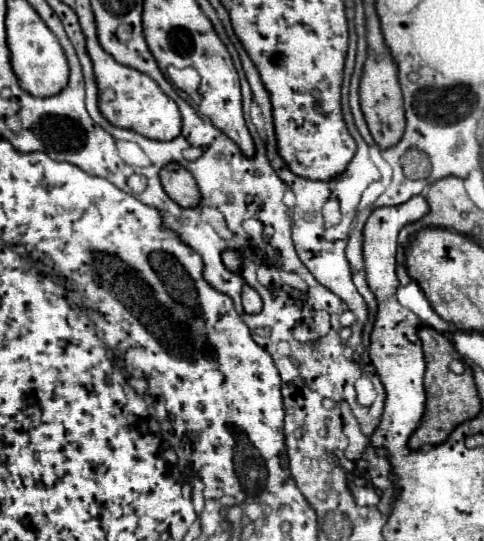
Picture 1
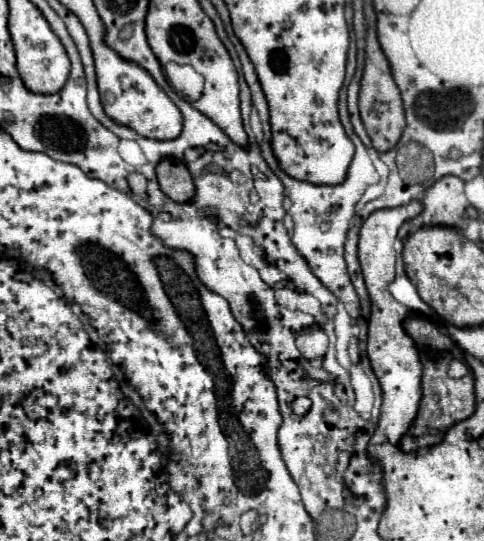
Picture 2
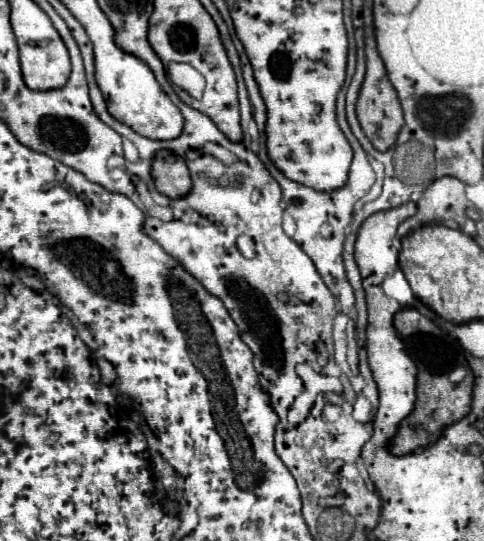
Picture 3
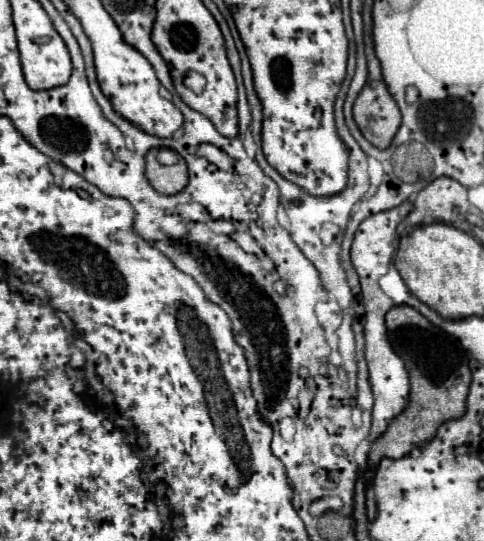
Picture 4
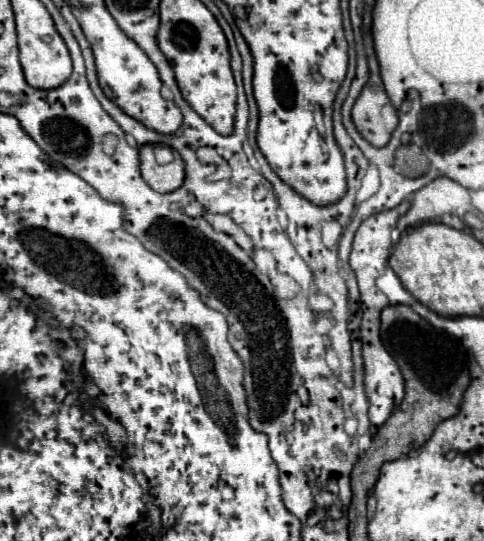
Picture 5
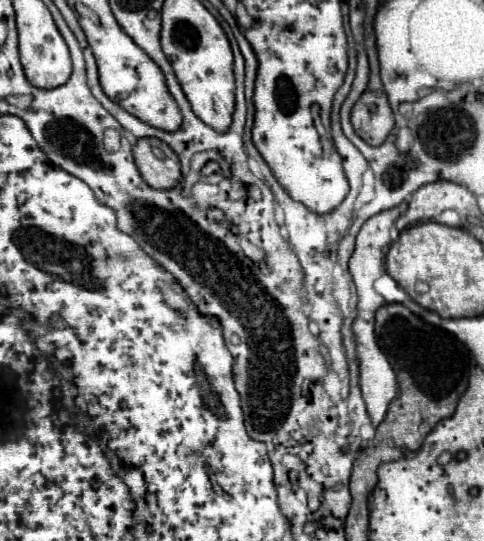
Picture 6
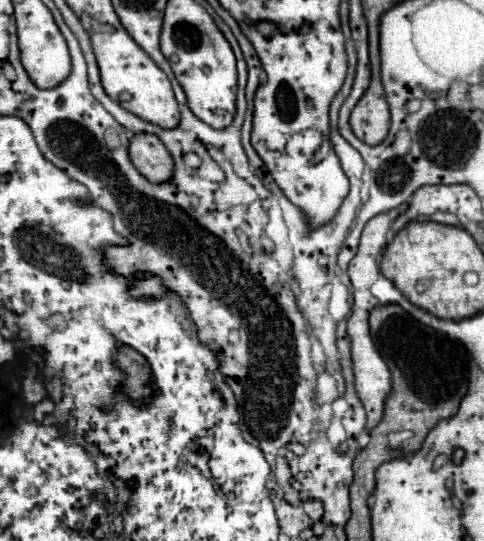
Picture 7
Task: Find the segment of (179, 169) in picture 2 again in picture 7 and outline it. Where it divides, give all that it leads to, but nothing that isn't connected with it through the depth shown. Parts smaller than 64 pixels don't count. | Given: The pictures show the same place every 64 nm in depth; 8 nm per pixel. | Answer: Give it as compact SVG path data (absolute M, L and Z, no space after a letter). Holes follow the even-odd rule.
M136 134L130 140L130 158L136 170L152 184L162 184L172 180L174 160L158 136Z

